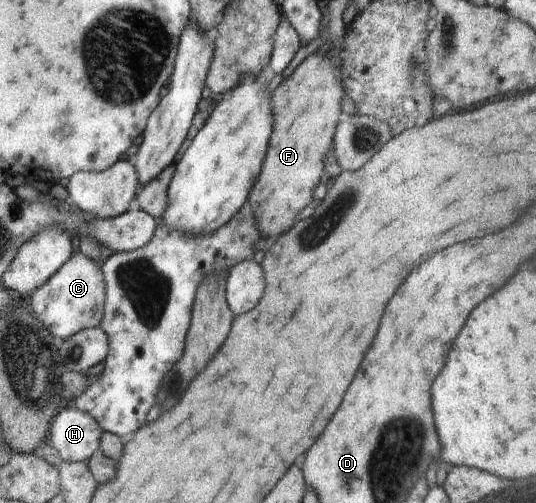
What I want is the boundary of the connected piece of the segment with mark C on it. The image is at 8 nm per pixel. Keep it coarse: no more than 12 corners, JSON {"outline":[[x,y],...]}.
{"outline":[[77,252],[25,302],[55,343],[103,322],[102,265]]}

